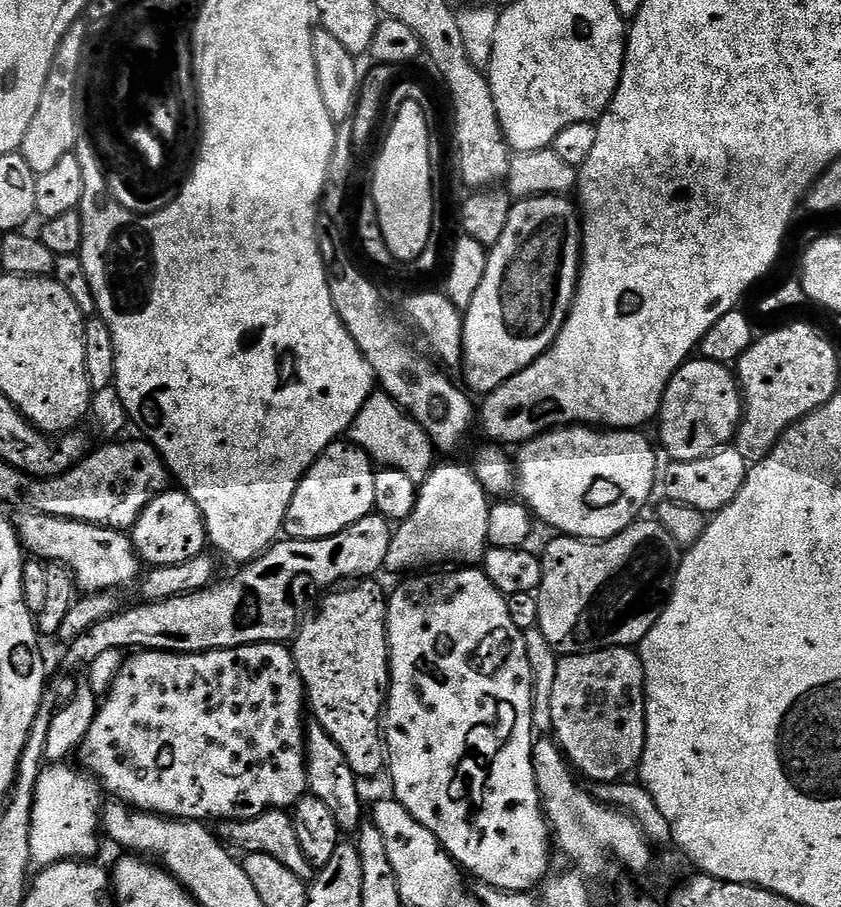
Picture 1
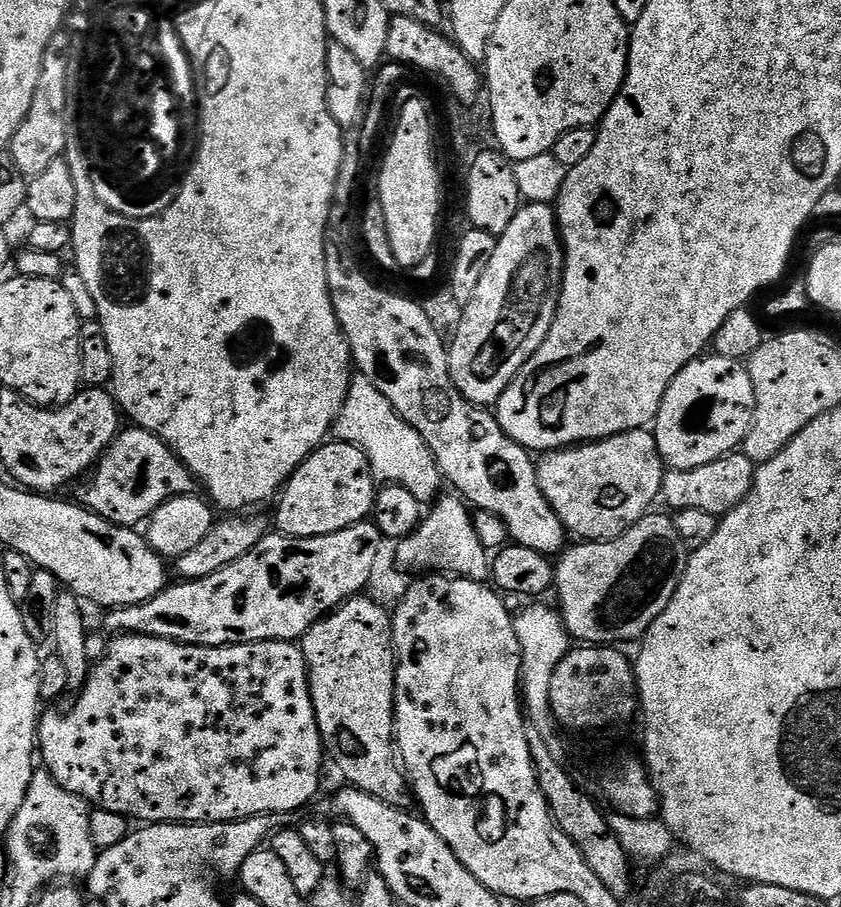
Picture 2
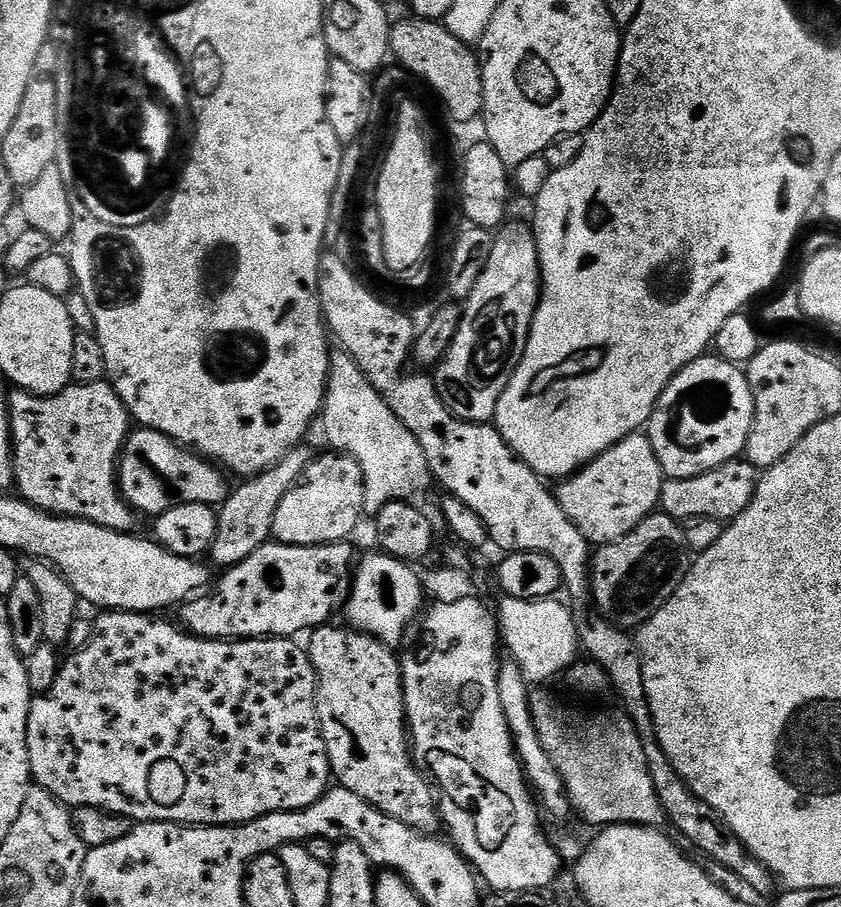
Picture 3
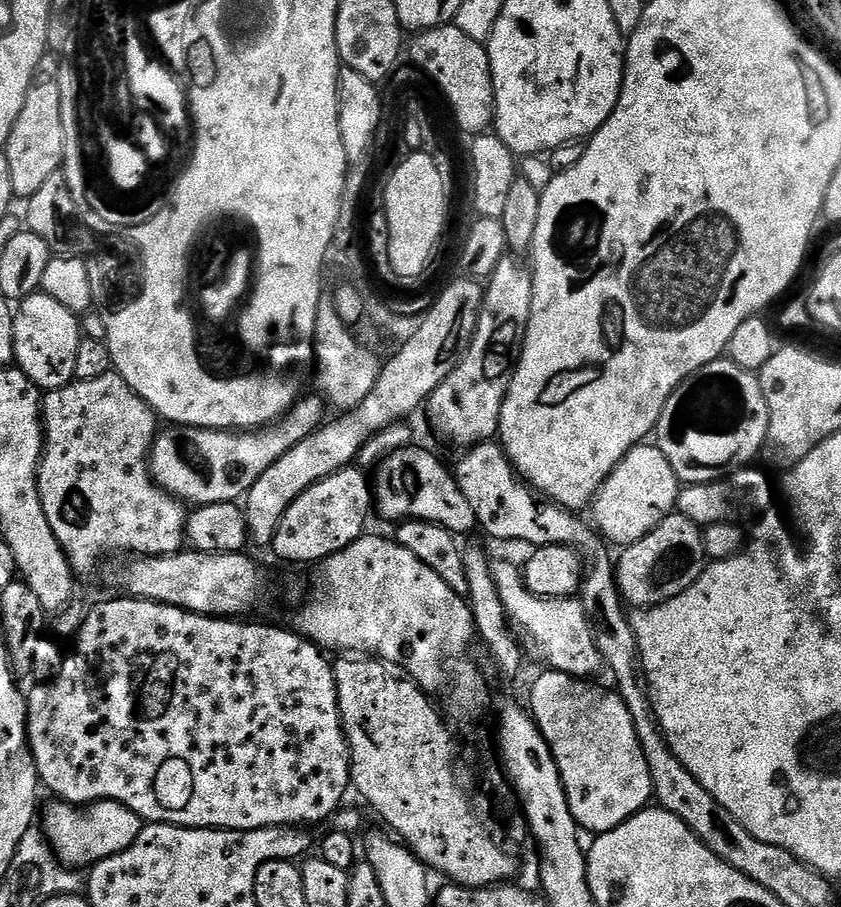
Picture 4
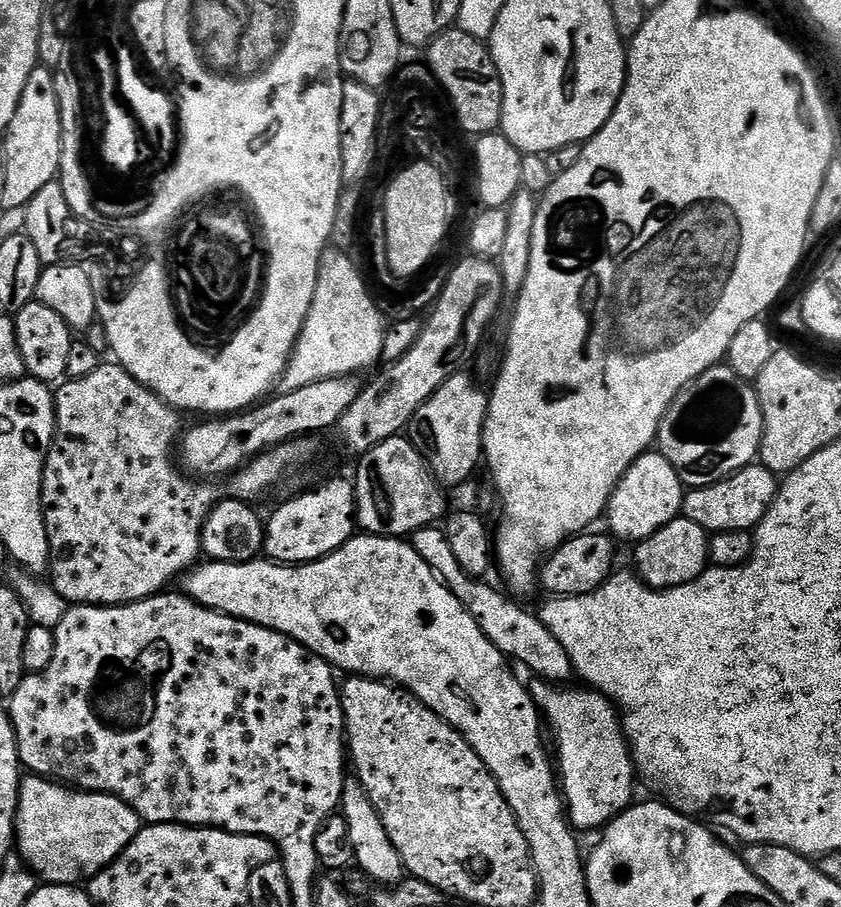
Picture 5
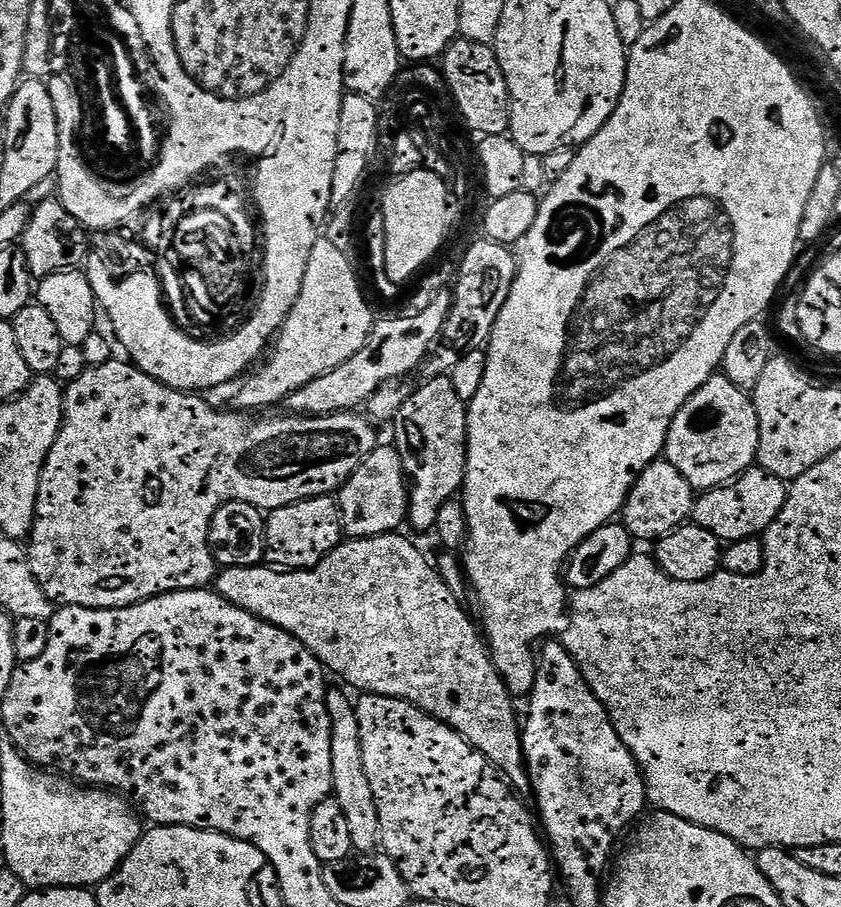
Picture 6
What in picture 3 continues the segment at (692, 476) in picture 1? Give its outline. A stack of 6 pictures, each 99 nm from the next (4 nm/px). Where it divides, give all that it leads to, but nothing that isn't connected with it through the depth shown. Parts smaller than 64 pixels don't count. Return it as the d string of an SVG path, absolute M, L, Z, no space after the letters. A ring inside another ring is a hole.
M737 458L694 478L665 479L660 491L659 507L663 515L673 520L685 521L692 516L705 516L721 522L735 520L750 502L756 493L758 470L749 460Z

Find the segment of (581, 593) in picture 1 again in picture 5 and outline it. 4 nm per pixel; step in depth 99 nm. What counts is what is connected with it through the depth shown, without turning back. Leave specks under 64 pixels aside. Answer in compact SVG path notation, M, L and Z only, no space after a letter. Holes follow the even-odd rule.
M683 518L672 520L666 526L662 526L662 530L635 545L634 571L650 588L677 588L694 582L702 575L704 569L709 567L709 539L709 532L698 526L698 522L690 522Z

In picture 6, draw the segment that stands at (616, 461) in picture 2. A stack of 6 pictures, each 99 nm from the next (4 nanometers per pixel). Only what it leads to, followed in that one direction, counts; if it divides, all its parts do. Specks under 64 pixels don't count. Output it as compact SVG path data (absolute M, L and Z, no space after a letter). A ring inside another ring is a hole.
M658 459L636 479L632 493L624 504L622 523L637 541L655 542L668 536L675 528L689 523L694 503L694 490L678 469L666 459Z

